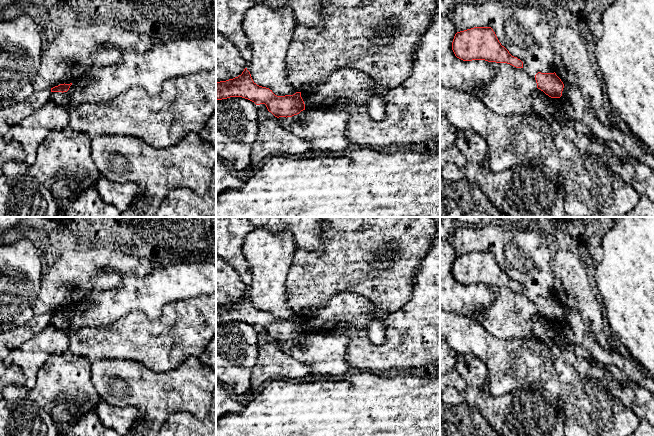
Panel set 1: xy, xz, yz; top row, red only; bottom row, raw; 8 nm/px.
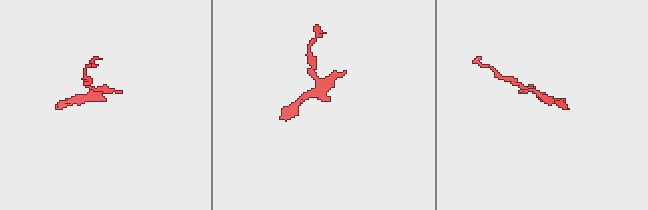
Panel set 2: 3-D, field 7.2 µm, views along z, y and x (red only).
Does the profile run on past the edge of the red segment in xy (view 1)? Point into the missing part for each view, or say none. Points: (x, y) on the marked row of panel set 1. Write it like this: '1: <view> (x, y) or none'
1: none

